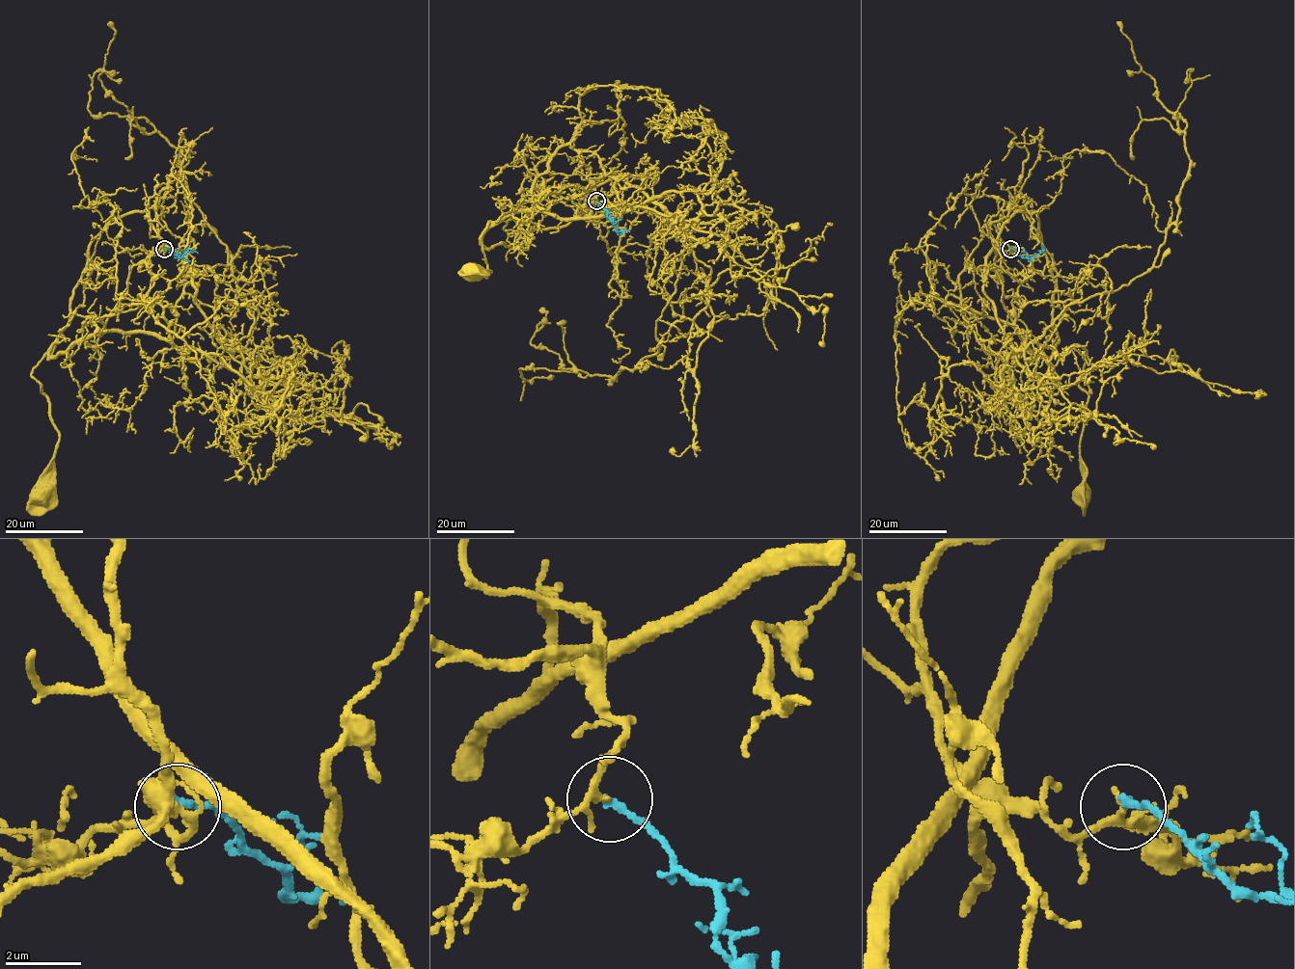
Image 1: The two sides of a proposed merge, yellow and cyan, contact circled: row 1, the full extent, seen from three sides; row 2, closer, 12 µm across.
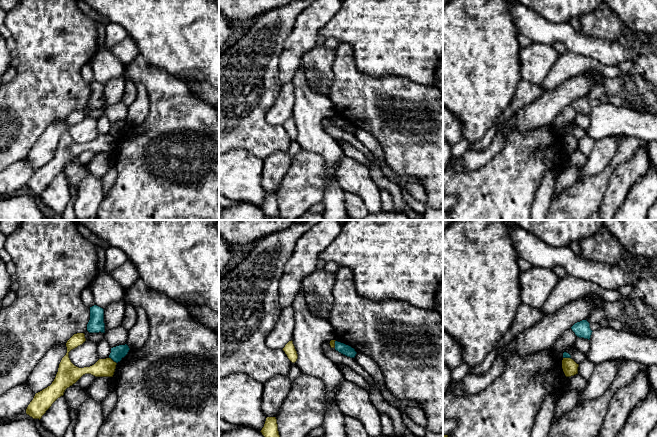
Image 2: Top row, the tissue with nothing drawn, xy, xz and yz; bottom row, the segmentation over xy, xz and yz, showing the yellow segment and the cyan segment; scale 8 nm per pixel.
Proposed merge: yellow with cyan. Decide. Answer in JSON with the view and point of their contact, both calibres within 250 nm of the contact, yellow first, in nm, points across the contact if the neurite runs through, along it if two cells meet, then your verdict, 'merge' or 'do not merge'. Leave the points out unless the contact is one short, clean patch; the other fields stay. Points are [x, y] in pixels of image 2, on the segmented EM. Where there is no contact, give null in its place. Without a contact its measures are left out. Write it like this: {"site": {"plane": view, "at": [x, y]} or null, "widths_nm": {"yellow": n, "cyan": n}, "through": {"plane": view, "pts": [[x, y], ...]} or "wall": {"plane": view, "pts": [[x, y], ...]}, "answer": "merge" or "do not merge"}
{"site": {"plane": "xy", "at": [112, 360]}, "widths_nm": {"yellow": 140, "cyan": 110}, "wall": {"plane": "xy", "pts": [[109, 357], [116, 363]]}, "answer": "do not merge"}

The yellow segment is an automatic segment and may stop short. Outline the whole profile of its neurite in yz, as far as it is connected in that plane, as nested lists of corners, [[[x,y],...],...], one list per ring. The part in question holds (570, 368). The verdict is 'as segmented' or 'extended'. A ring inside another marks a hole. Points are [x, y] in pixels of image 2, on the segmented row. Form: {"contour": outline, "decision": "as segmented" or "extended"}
{"contour": [[[563,358],[562,369],[566,377],[571,377],[578,374],[578,367],[579,364],[577,364],[573,359]]], "decision": "as segmented"}

